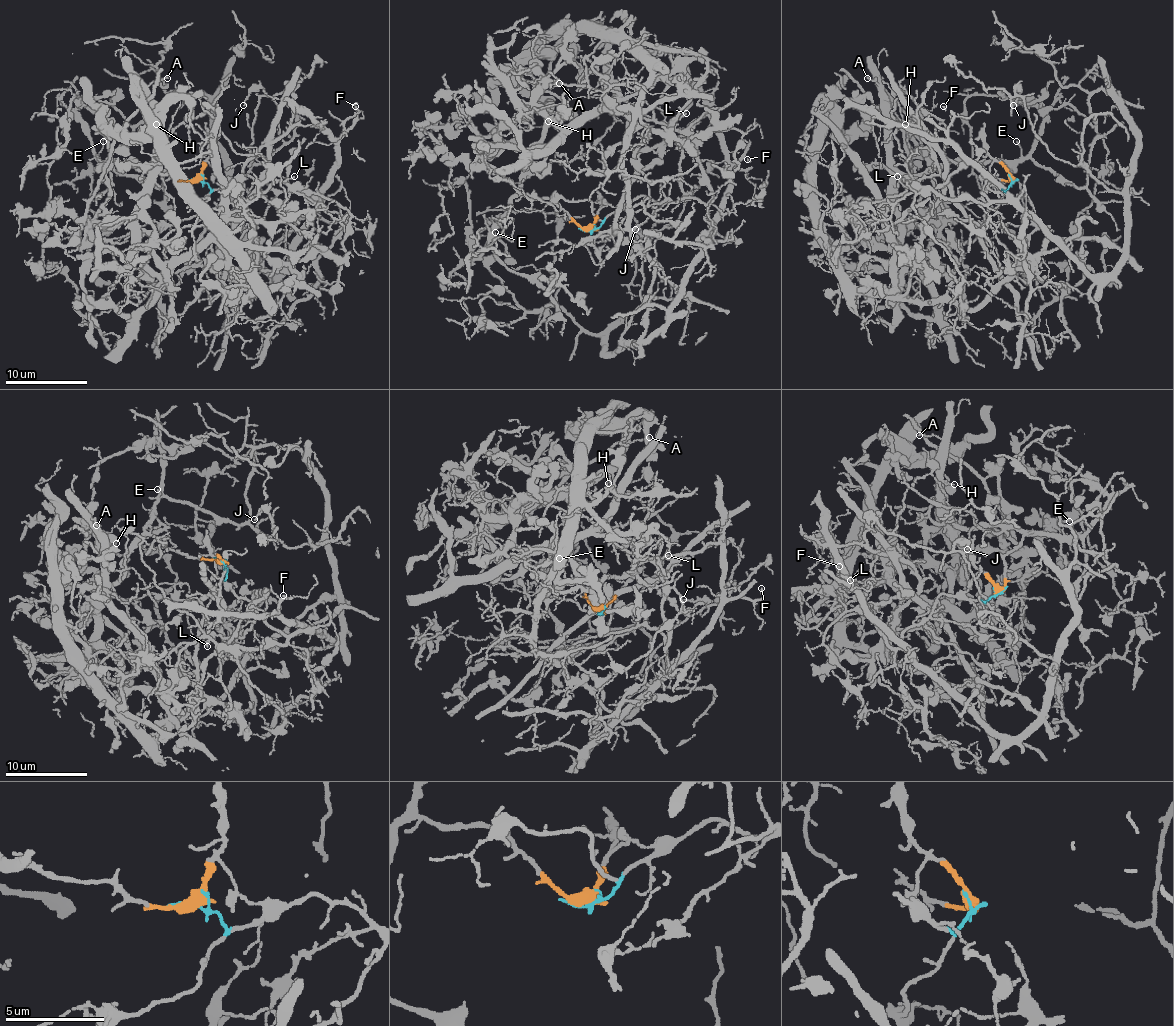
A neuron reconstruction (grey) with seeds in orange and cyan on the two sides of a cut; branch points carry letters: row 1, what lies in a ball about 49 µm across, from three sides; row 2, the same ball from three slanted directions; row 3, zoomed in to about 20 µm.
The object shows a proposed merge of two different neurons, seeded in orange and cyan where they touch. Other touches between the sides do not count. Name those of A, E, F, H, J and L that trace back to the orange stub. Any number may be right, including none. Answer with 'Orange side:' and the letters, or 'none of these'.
Orange side: A, E, H

